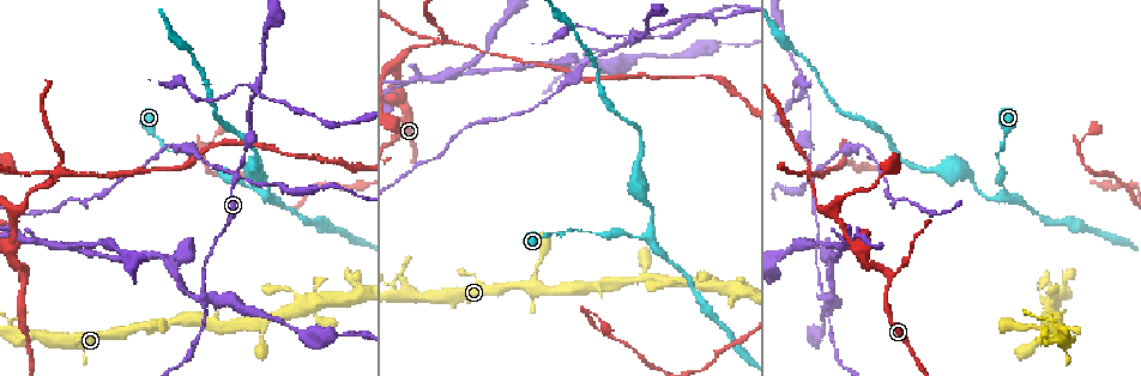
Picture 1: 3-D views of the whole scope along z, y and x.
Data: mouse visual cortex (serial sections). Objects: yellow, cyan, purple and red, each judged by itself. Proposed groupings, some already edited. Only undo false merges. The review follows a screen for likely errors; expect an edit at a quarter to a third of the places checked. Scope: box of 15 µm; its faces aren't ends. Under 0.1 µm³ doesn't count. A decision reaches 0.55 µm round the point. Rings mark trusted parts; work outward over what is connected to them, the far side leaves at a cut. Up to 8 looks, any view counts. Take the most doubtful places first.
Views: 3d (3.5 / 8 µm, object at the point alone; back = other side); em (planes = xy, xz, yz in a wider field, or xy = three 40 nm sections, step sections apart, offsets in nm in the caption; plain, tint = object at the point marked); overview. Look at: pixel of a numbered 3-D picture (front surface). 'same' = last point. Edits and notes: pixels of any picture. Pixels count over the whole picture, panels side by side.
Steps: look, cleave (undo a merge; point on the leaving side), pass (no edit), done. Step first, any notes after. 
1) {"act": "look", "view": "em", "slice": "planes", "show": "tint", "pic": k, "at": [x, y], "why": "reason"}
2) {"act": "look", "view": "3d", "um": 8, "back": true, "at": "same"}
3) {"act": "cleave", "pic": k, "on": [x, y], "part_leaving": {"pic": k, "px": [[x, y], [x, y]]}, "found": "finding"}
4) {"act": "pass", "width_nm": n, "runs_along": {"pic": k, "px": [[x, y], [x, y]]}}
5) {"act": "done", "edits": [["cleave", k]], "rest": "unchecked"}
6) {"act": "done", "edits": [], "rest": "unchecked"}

{"act": "look", "view": "3d", "um": 3.5, "pic": 1, "at": [235, 179], "why": "four arms meet"}

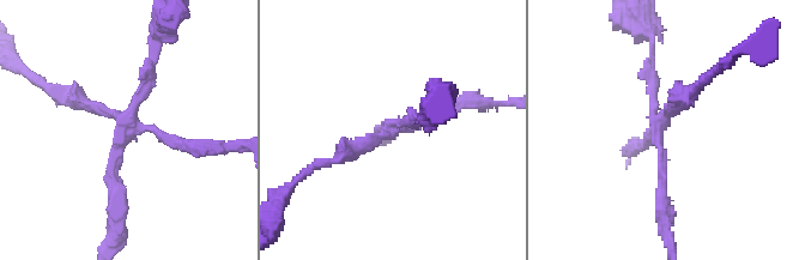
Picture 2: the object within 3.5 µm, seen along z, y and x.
{"act": "look", "view": "em", "slice": "xy", "step": 3, "show": "tint", "pic": 2, "at": [128, 127], "why": "now the EM"}

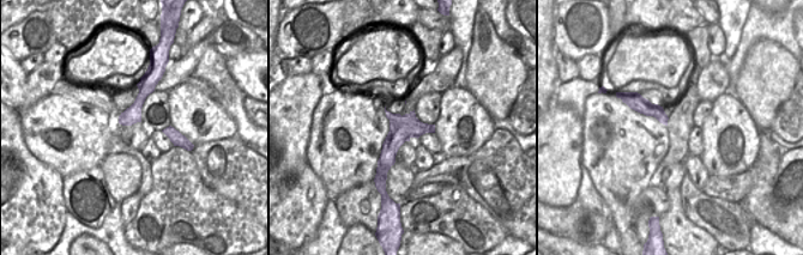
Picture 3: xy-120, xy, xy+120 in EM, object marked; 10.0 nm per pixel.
{"act": "cleave", "pic": 2, "on": [174, 139], "width_nm": 260, "found": "two cells meet here"}

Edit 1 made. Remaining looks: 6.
{"act": "look", "view": "3d", "um": 8, "pic": 1, "at": [205, 299], "why": "small branch off a trunk"}

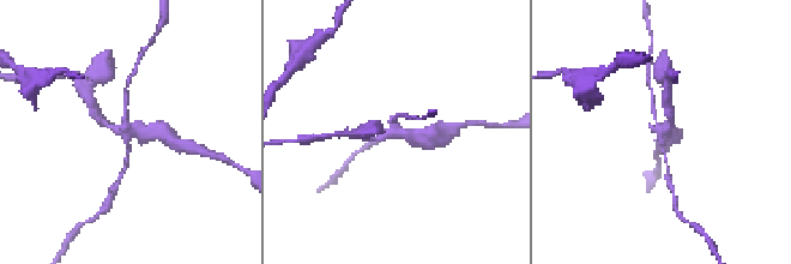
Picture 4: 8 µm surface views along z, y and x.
{"act": "look", "view": "em", "slice": "planes", "show": "tint", "pic": 4, "at": [661, 127], "arms": 4, "arm_widths_nm": [100, 150, 150, 450], "why": "now the EM"}

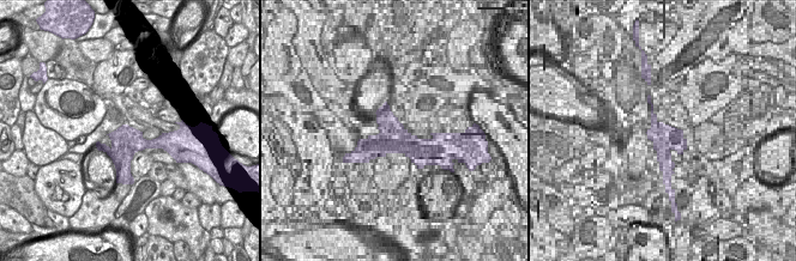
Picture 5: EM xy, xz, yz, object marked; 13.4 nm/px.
{"act": "cleave", "pic": 4, "on": [154, 130], "part_leaving": {"pic": 4, "px": [[397, 130], [380, 138], [361, 134]]}, "found": "two cells meet here"}

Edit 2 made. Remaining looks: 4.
{"act": "look", "view": "overview", "why": "see it whole again"}

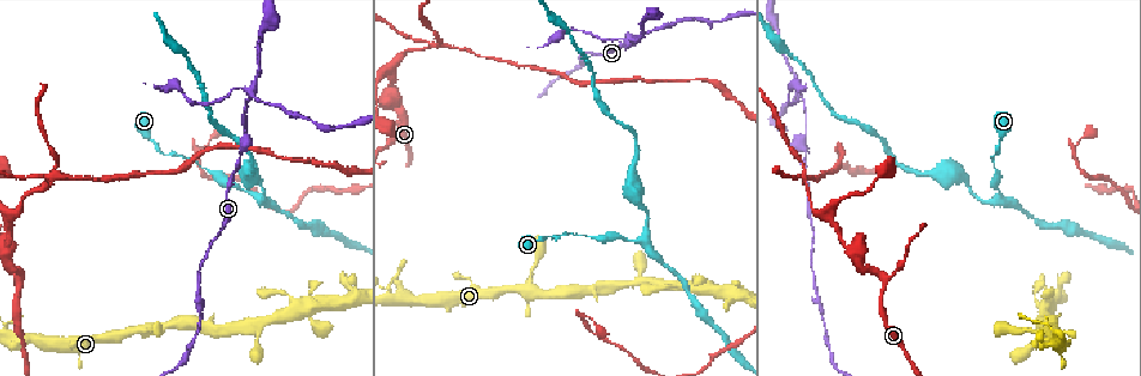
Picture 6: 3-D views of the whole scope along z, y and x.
{"act": "look", "view": "em", "slice": "planes", "show": "tint", "pic": 6, "at": [999, 199], "why": "three-way junction"}

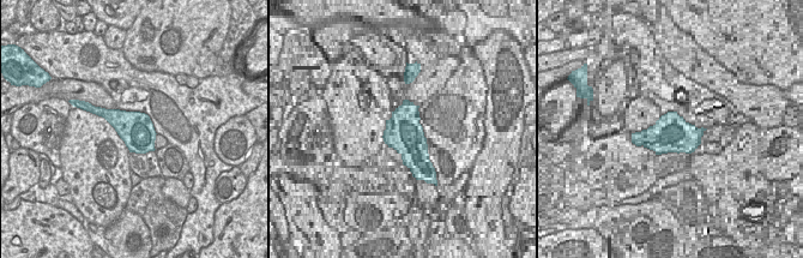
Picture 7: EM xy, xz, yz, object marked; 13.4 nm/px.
{"act": "look", "view": "3d", "um": 3.5, "at": "same"}

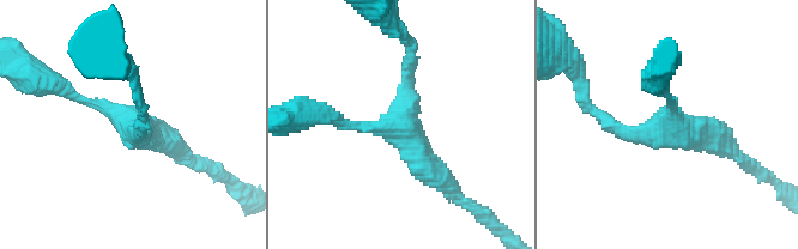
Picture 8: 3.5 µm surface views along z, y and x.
{"act": "pass", "arm_widths_nm": [150, 200, 300], "runs_along": {"pic": 8, "px": [[327, 116], [393, 125], [411, 61]]}, "found": "continuous, no second cell"}

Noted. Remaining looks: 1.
{"act": "done", "edits": [["cleave", 2], ["cleave", 4]], "rest": "unchecked"}

